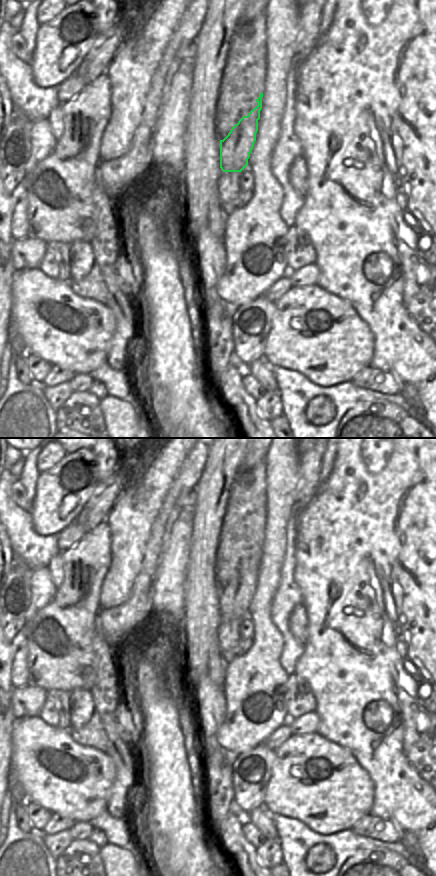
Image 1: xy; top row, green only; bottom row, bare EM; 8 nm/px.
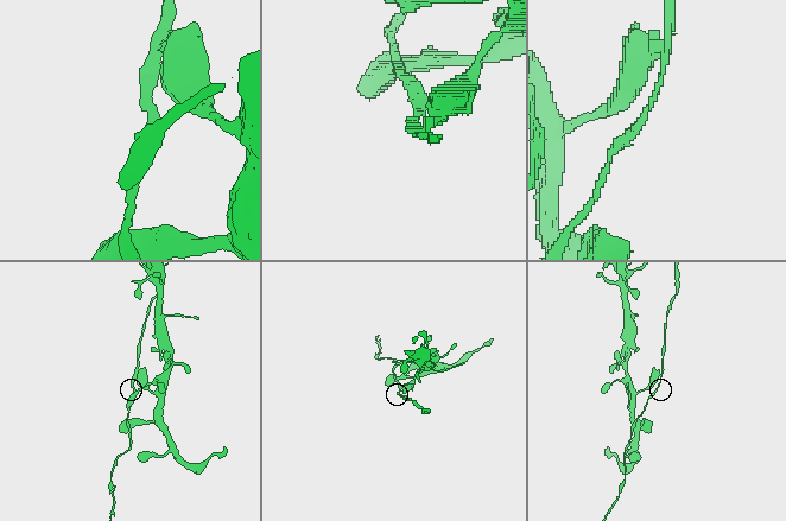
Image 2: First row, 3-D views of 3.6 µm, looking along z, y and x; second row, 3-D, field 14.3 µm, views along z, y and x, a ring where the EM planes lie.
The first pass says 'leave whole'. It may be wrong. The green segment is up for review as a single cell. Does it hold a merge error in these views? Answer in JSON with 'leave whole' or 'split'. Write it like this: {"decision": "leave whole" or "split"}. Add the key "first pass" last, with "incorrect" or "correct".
{"decision": "split", "first pass": "incorrect"}

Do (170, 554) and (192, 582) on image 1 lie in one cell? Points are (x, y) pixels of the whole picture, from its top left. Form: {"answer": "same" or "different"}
{"answer": "different"}

